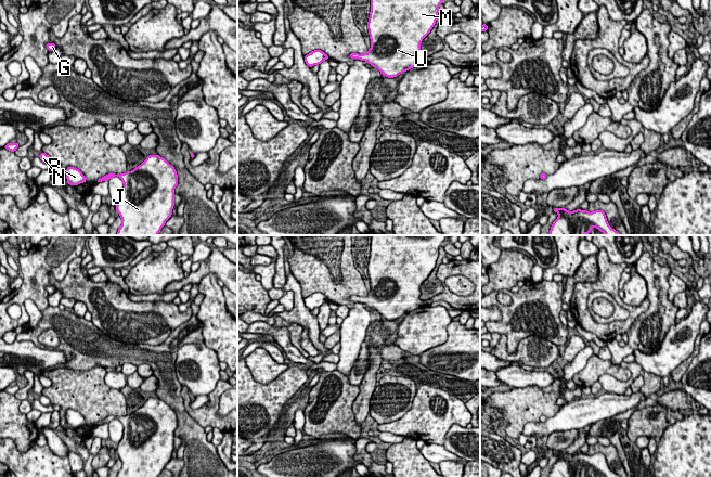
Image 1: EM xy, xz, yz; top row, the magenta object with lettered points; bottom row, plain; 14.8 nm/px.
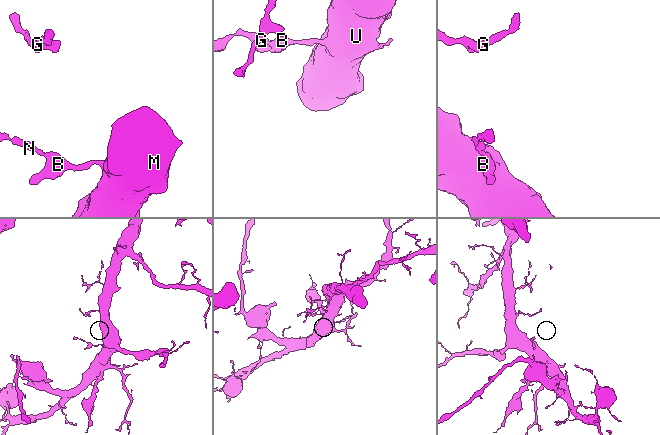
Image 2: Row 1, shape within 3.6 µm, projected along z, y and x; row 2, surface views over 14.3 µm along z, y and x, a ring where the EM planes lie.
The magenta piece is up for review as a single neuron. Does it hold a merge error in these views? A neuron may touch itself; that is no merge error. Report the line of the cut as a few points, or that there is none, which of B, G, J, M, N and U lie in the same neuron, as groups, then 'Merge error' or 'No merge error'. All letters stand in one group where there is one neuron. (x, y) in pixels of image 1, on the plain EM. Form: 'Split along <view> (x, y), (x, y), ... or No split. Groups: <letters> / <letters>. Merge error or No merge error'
No split. Groups: B G J M N U. No merge error

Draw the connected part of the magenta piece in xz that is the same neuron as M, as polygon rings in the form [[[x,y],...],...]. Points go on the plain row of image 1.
[[[372,235],[371,255],[367,272],[371,291],[366,296],[351,296],[349,300],[359,301],[377,311],[387,321],[423,307],[421,285],[436,267],[439,248],[448,235]]]

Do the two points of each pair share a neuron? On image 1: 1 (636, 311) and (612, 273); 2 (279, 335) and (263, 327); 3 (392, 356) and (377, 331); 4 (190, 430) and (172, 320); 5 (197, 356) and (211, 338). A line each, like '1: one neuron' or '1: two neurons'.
1: one neuron
2: one neuron
3: one neuron
4: two neurons
5: two neurons

